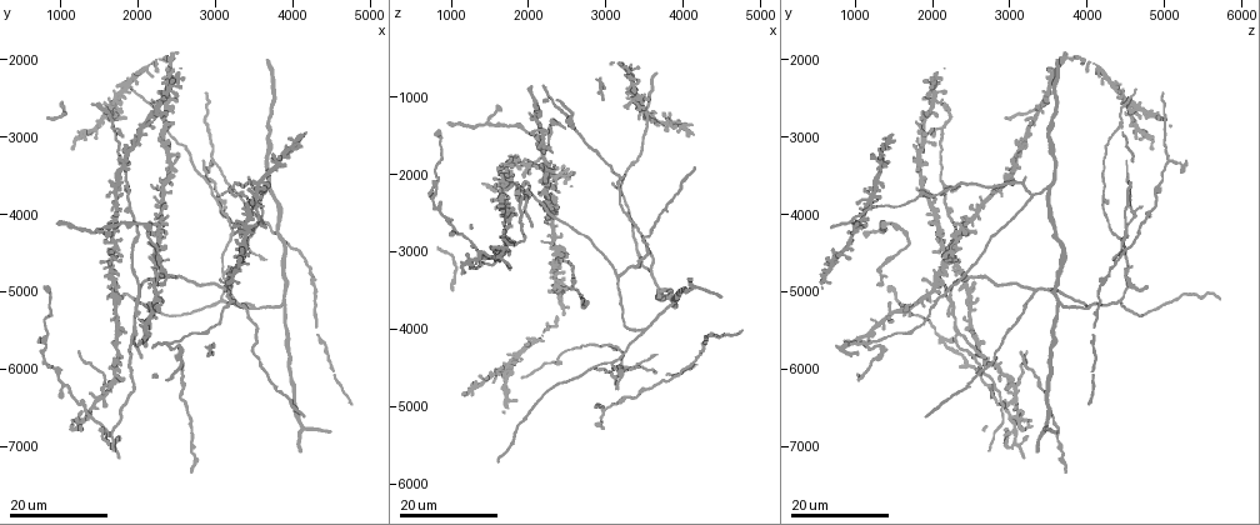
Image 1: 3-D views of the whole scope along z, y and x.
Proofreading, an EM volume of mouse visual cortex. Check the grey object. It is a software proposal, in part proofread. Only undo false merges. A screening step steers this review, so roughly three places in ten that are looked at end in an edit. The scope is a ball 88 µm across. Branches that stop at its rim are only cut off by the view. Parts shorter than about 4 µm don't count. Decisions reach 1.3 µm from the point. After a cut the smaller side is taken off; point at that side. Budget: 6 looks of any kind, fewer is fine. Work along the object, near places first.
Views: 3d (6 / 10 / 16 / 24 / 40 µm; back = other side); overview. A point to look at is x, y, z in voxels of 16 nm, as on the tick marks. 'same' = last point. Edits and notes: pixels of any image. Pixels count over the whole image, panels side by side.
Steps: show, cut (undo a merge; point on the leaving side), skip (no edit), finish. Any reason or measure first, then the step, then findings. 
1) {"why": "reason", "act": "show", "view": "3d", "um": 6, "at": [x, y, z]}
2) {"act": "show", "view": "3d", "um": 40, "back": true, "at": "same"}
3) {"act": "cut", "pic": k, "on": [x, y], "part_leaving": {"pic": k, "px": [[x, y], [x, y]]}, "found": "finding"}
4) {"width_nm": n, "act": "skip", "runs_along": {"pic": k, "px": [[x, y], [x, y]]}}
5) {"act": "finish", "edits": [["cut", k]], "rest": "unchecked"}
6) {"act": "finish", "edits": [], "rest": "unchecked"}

{"why": "three arms meet", "act": "show", "view": "3d", "um": 24, "at": [1400, 6600, 3000]}

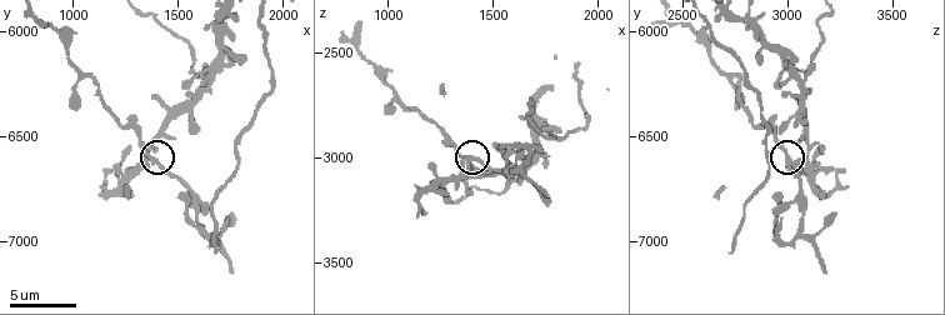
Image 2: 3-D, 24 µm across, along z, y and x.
{"why": "zoom in", "act": "show", "view": "3d", "um": 10, "at": [1370, 6620, 3010]}

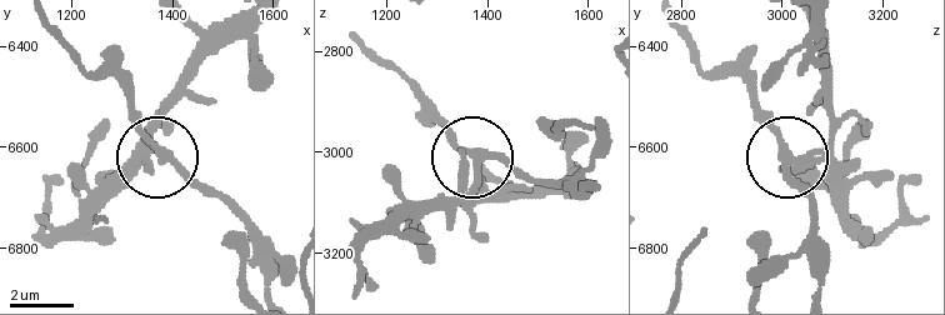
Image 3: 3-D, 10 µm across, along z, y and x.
{"width_nm": 240, "act": "cut", "pic": 3, "on": [131, 123], "part_leaving": {"pic": 3, "px": [[169, 158], [239, 221], [263, 294]]}, "found": "a second cell is stuck on"}

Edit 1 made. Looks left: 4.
{"why": "branch point", "act": "show", "view": "3d", "um": 24, "at": [3050, 5100, 4450]}

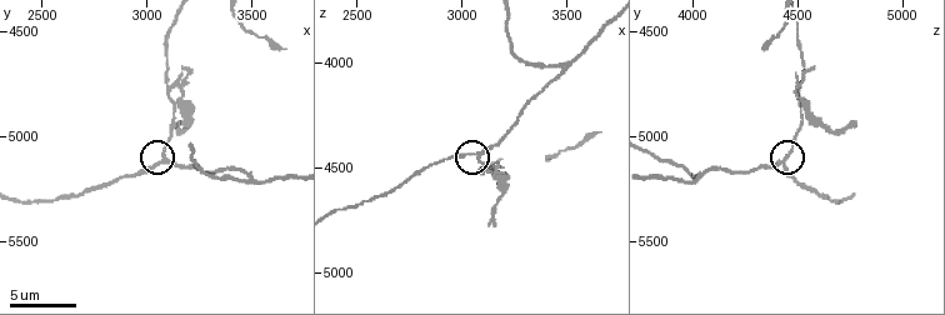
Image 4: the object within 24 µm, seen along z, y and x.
{"act": "show", "view": "3d", "um": 10, "at": [3080, 5110, 4450]}

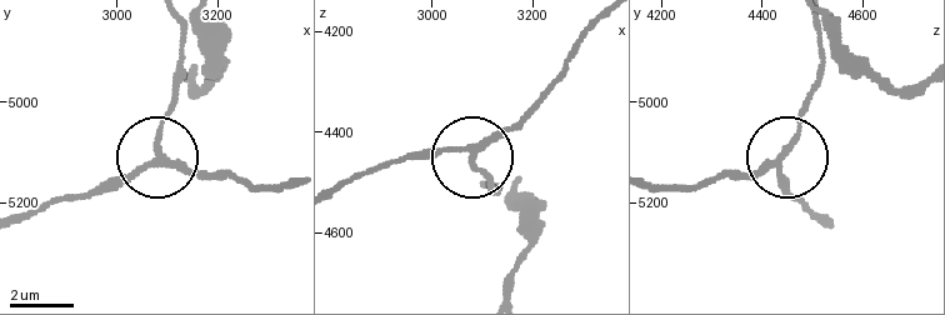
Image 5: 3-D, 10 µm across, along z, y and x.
{"width_nm": 170, "act": "skip", "runs_along": {"pic": 5, "px": [[288, 184], [151, 165], [110, 179], [89, 198]]}, "found": "continuous, no second cell"}

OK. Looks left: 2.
{"why": "arms part here", "act": "show", "view": "3d", "um": 10, "at": [3490, 5190, 4030]}

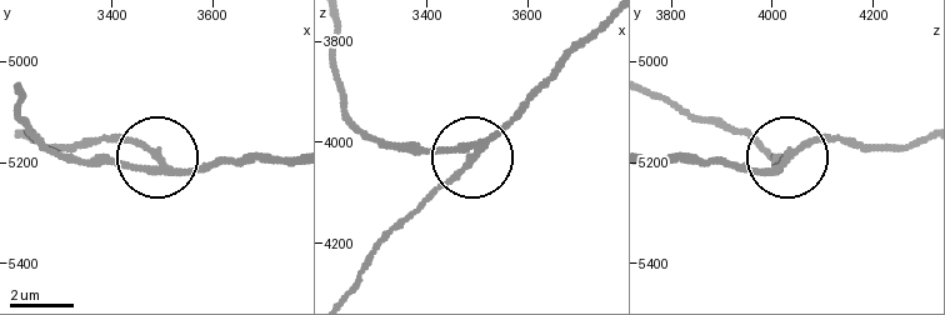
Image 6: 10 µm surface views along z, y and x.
{"act": "show", "view": "3d", "um": 6, "at": [3490, 5195, 4030]}

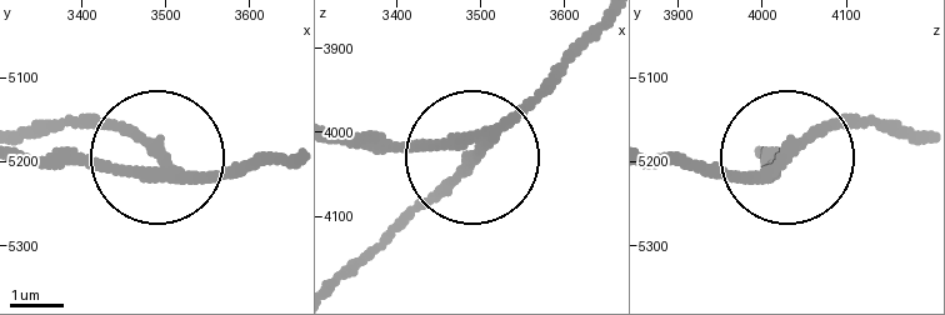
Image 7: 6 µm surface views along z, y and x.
{"act": "skip", "runs_along": {"pic": 7, "px": [[31, 154], [139, 166], [125, 135], [63, 123]]}, "found": "one cell here"}

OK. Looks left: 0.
{"act": "finish", "edits": [["cut", 3]], "rest": "unchecked"}

